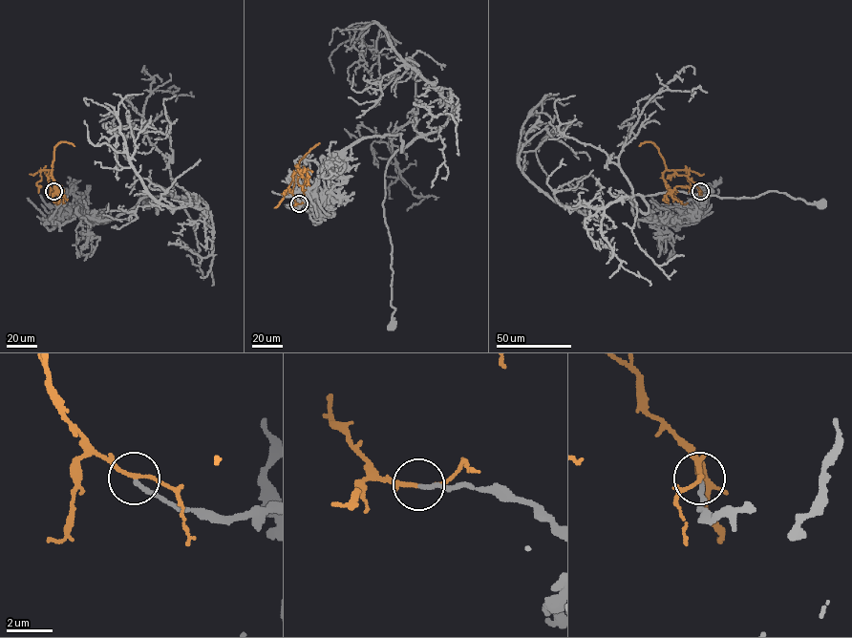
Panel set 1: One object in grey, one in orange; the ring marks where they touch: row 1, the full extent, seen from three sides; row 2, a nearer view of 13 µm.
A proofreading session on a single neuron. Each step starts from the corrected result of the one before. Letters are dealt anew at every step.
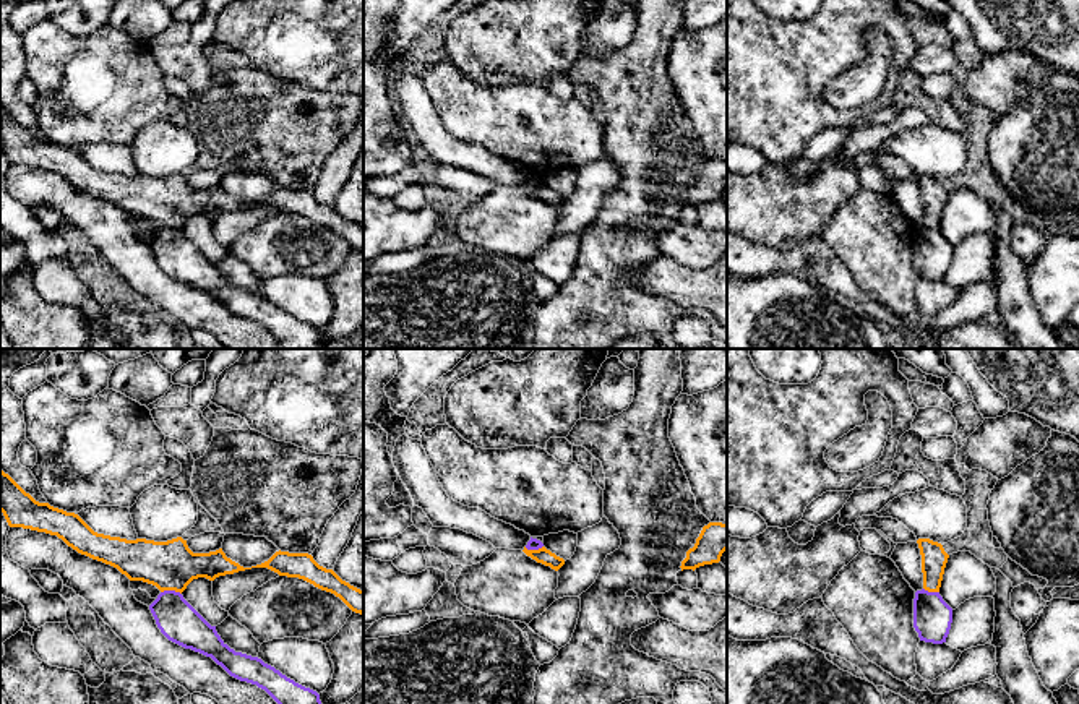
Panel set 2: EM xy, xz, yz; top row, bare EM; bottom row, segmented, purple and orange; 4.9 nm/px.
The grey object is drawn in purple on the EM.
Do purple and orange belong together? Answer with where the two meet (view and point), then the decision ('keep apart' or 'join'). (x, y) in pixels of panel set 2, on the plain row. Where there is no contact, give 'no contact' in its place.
meets purple in xy at (171, 227); keep apart

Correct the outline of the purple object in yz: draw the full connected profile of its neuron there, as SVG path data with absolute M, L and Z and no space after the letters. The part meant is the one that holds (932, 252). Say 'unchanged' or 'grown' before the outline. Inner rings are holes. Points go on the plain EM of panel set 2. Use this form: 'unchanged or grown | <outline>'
unchanged | M925 225L915 229L913 264L920 277L943 281L952 260L952 245L943 237L939 229Z

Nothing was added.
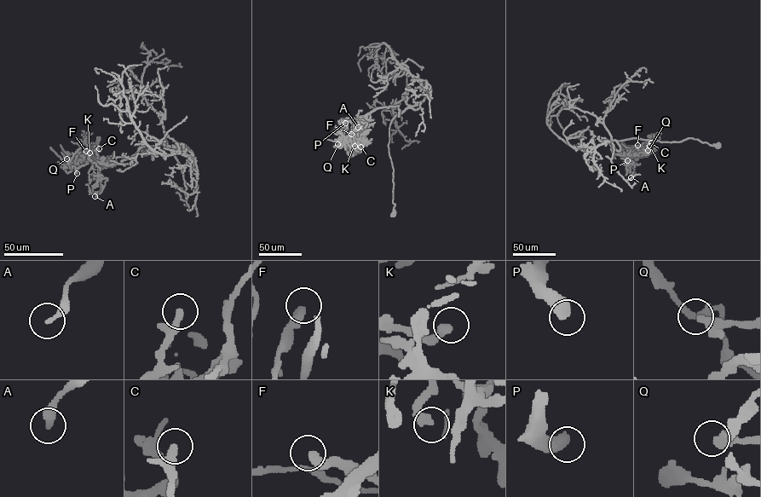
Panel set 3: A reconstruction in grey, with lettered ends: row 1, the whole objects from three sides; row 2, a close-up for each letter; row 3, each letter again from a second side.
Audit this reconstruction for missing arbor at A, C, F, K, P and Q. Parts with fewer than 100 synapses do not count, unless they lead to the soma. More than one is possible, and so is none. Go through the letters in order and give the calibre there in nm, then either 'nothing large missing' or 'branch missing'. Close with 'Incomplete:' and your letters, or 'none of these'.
A: 240 nm thick; nothing large missing
C: 240 nm thick; nothing large missing
F: 340 nm thick; nothing large missing
K: 360 nm thick; nothing large missing
P: 500 nm thick; branch missing
Q: 220 nm thick; nothing large missing
Incomplete: P

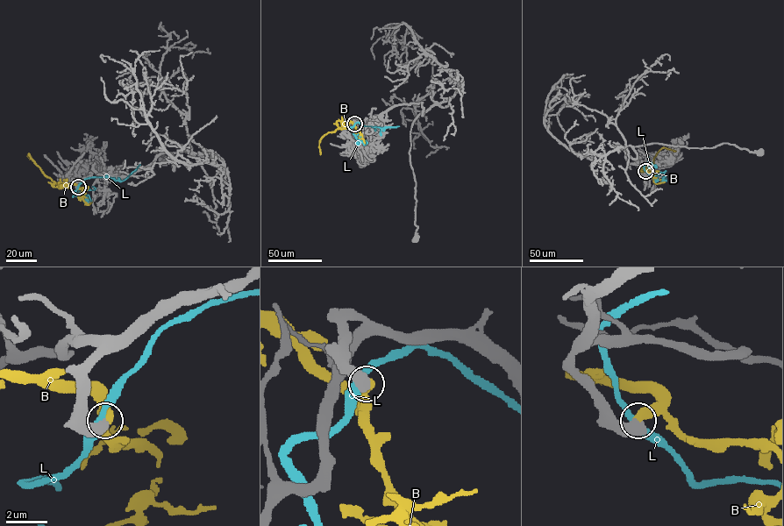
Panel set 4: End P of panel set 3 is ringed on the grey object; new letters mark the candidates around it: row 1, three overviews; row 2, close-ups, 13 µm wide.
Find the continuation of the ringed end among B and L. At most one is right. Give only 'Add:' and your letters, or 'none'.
Add: B

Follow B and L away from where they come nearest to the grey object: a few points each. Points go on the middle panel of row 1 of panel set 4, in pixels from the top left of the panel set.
B: (355, 124), (349, 121), (343, 129), (324, 135), (319, 141), (320, 154)
L: (354, 124), (380, 127), (399, 126)

